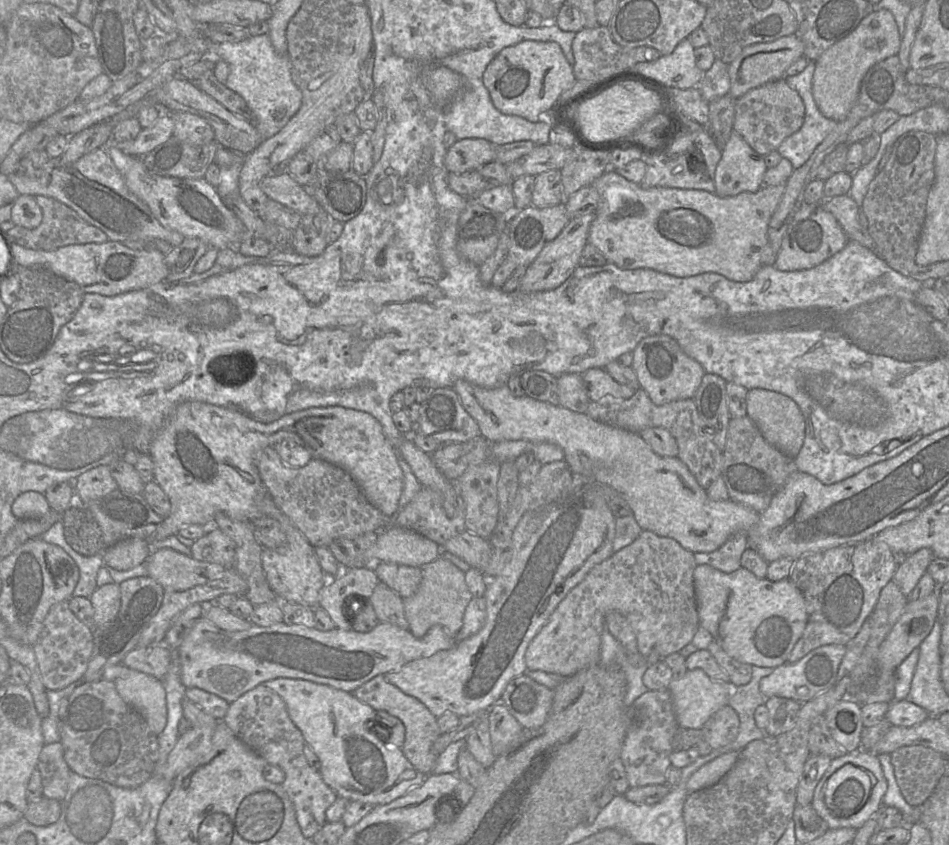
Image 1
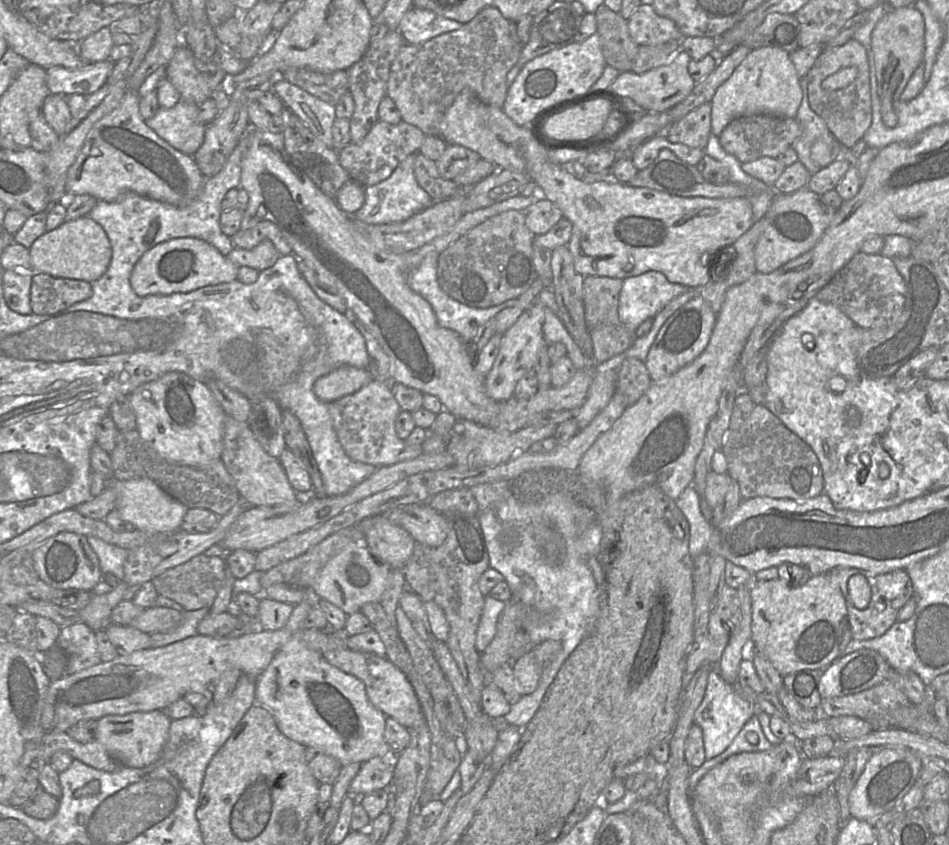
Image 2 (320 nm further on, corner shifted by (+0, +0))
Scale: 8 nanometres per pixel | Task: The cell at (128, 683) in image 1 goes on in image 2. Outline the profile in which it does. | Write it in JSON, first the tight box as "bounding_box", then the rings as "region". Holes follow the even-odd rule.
{"bounding_box":[95,710,171,768],"region":[[[162,710],[107,715],[97,721],[95,740],[121,767],[142,768],[160,757],[168,740],[171,721]]]}

